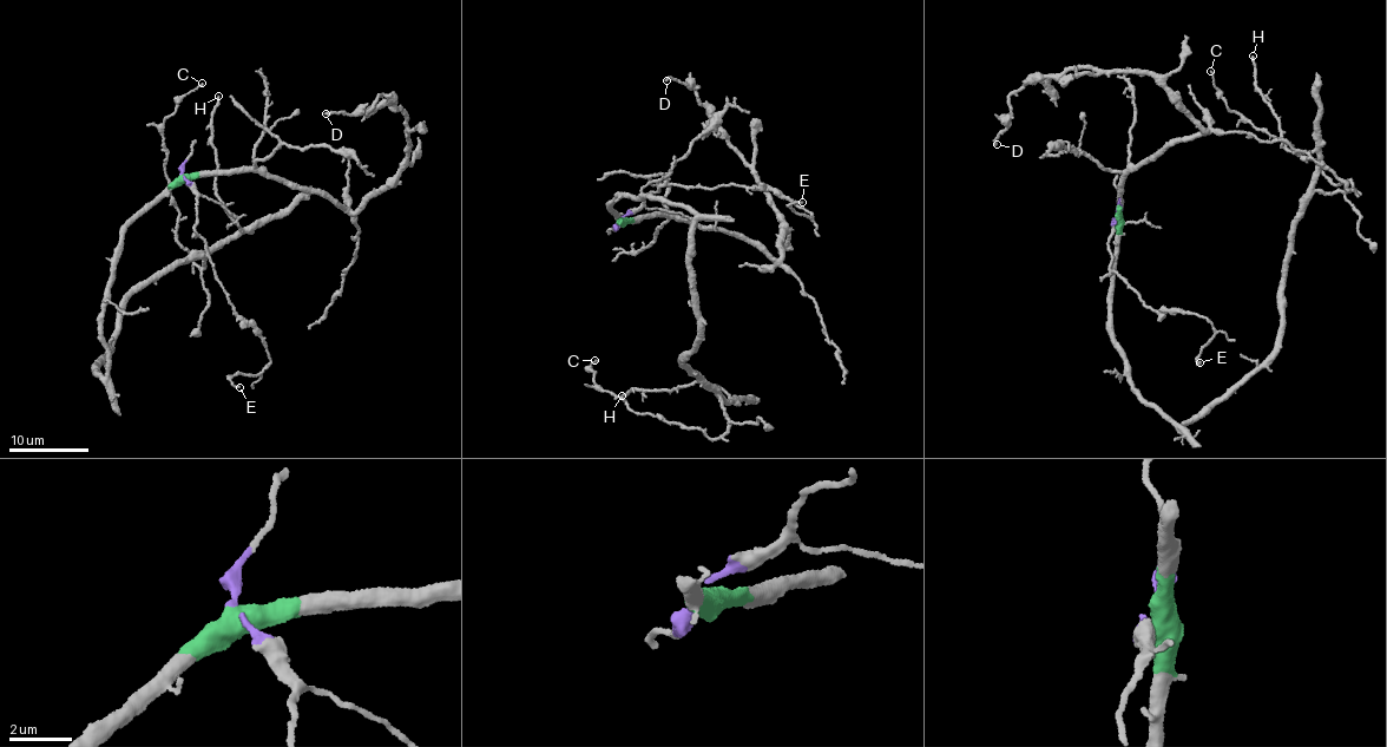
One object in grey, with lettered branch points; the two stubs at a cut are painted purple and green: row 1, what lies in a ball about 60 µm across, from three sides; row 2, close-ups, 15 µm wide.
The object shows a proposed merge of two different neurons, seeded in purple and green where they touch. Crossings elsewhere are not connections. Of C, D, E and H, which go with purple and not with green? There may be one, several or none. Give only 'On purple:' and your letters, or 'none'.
On purple: E

